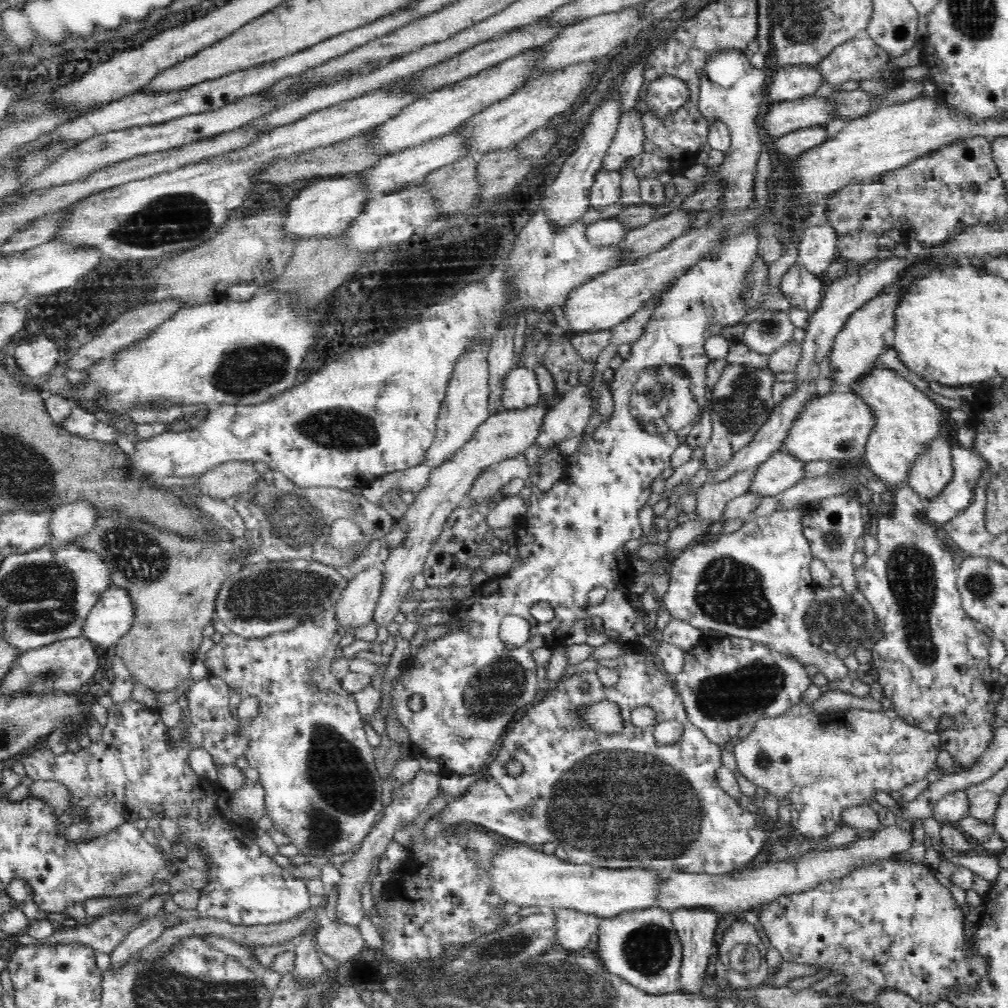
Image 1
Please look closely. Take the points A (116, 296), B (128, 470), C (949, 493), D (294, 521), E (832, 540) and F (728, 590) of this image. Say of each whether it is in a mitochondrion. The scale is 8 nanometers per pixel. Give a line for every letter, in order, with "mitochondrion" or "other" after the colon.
A: other
B: other
C: other
D: mitochondrion
E: mitochondrion
F: mitochondrion

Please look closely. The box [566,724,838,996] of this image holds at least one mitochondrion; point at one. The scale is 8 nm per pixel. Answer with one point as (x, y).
(648, 950)

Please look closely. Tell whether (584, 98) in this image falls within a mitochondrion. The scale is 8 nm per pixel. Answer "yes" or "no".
no

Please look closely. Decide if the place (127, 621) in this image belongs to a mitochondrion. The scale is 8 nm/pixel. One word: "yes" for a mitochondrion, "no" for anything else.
no

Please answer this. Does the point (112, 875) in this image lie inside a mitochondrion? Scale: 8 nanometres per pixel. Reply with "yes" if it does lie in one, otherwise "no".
yes

